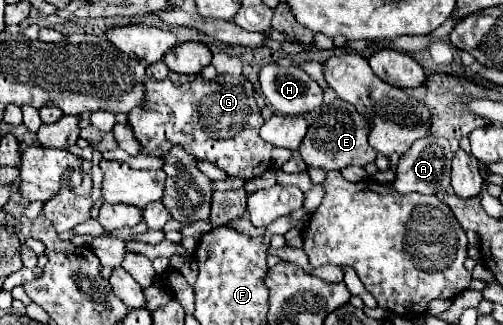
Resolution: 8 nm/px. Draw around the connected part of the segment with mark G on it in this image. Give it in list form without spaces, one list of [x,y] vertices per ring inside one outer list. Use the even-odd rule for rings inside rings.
[[[169,72],[161,82],[155,78],[145,82],[145,100],[143,108],[129,112],[129,124],[143,146],[143,154],[161,156],[179,144],[199,160],[209,160],[223,168],[229,176],[249,180],[269,170],[273,146],[259,138],[259,128],[265,120],[255,104],[251,82],[233,76],[205,80],[203,76]]]

